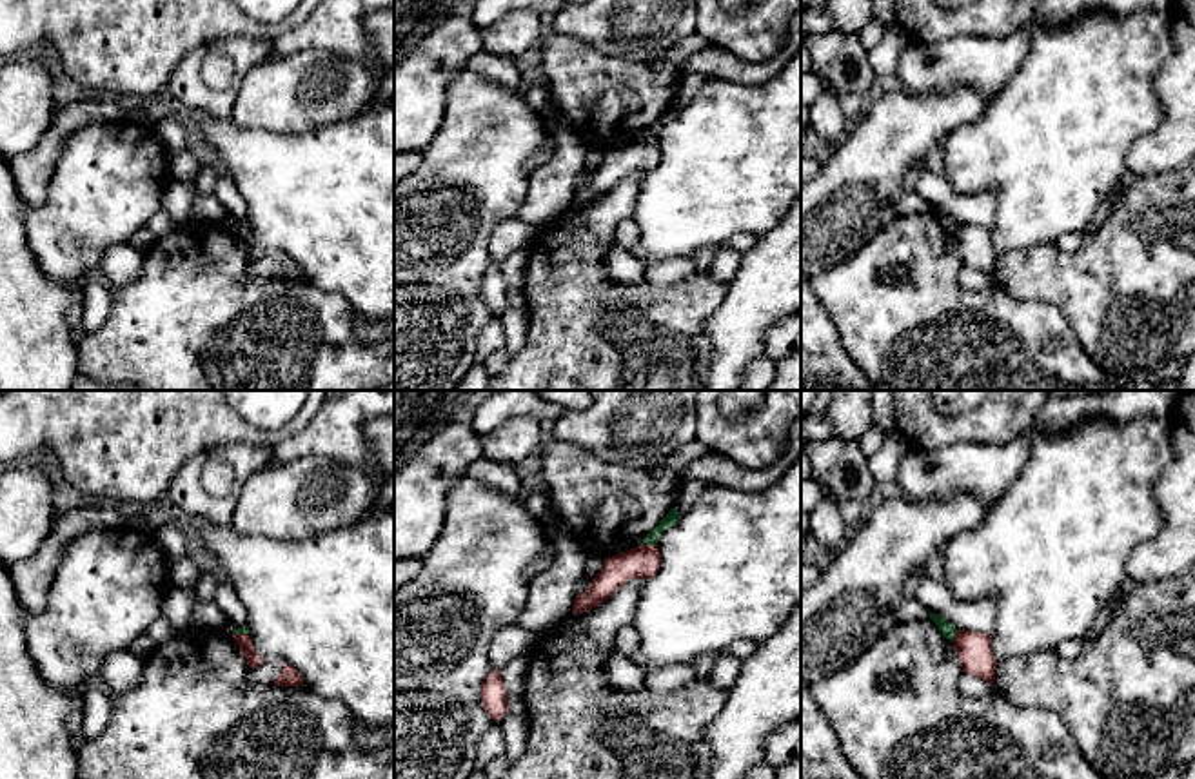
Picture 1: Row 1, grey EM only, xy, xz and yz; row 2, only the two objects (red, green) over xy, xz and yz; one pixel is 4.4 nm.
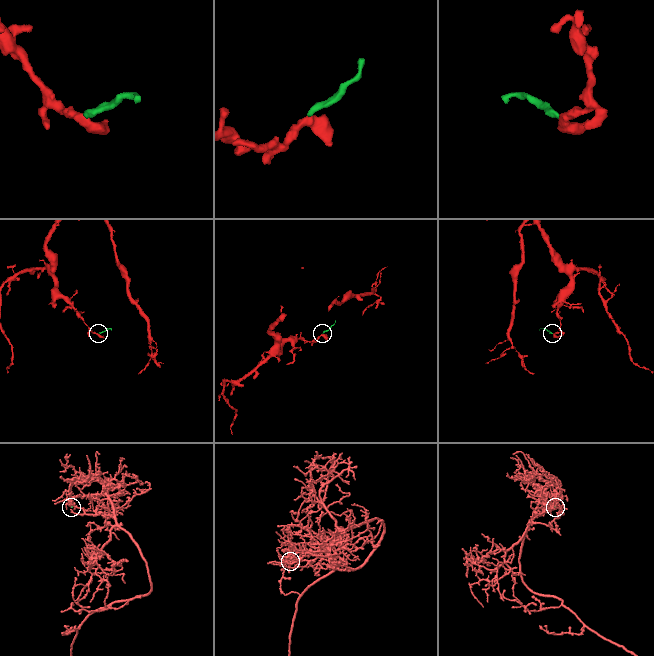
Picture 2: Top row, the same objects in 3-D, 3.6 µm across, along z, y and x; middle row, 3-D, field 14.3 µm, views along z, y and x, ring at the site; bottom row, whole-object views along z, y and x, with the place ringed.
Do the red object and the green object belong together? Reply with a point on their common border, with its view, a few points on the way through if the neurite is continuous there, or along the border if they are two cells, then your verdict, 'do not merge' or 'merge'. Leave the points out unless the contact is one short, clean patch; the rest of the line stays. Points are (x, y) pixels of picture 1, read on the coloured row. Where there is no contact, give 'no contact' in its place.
xz (649, 545) | along xz (641, 543), (656, 545) | do not merge

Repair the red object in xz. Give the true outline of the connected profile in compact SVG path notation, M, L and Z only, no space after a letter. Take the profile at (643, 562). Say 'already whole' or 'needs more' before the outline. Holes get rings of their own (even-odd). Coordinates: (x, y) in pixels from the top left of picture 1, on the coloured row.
already whole | M641 545L605 559L590 587L574 597L572 614L583 614L607 601L617 588L634 577L650 579L661 563L657 545Z

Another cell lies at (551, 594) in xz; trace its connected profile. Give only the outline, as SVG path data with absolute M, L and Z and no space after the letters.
M554 514L550 536L556 543L556 557L547 570L527 585L525 608L516 621L516 625L534 636L570 616L576 583L585 574L587 552Z

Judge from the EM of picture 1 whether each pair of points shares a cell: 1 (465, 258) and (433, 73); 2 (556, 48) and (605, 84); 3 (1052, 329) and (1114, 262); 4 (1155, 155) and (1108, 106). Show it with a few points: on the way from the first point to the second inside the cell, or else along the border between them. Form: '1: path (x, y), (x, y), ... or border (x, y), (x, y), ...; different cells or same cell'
1: border (453, 80), (447, 88), (444, 122), (422, 151); different cells
2: path (569, 60), (592, 84); same cell
3: border (1023, 300), (1054, 304), (1086, 353); different cells
4: border (1159, 100), (1163, 120), (1132, 147), (1125, 169); different cells

